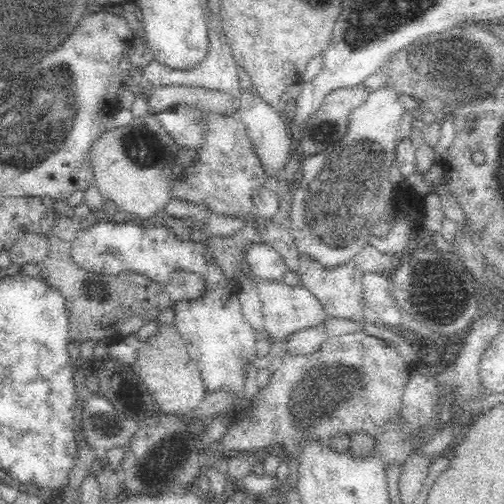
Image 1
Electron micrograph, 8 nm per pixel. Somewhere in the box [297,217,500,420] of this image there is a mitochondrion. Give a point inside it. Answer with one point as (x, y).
(428, 275)

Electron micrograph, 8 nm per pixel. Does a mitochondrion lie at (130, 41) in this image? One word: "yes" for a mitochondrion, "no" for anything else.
no

